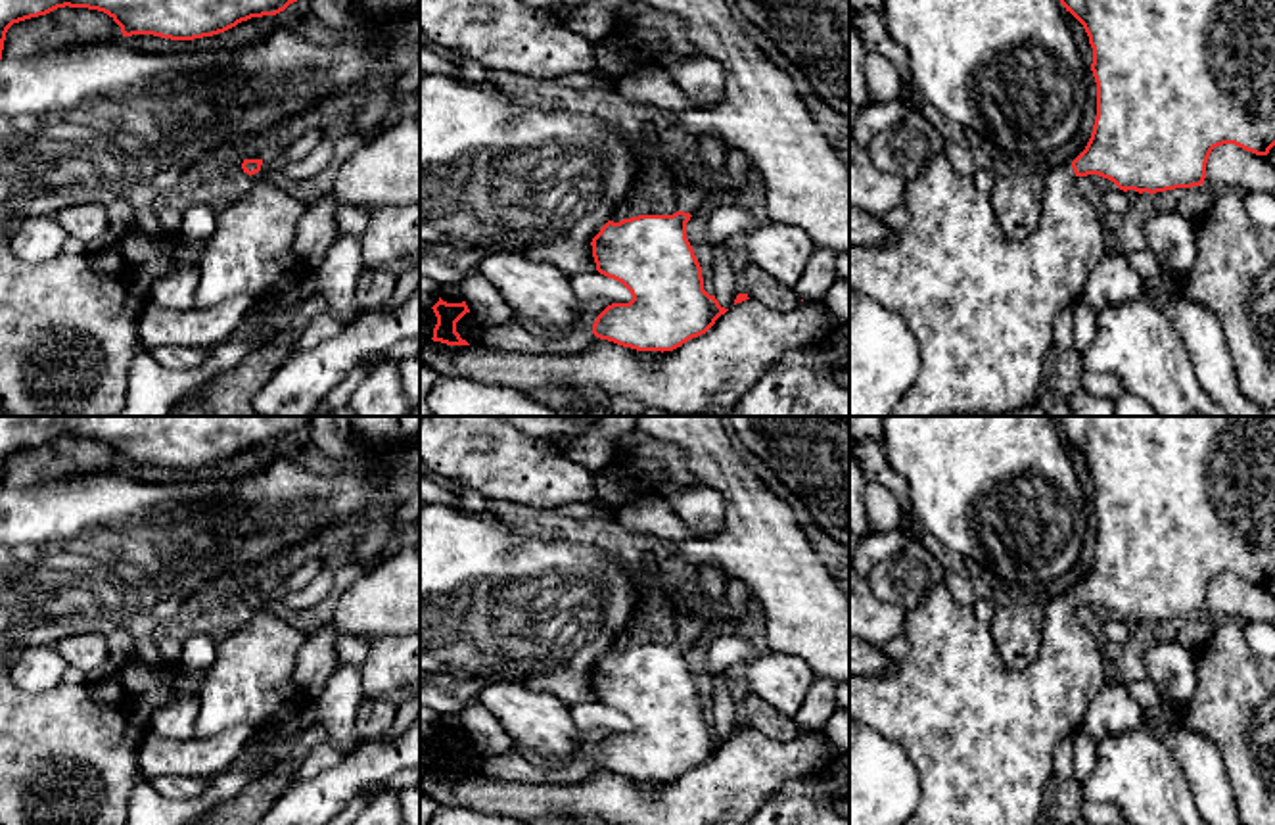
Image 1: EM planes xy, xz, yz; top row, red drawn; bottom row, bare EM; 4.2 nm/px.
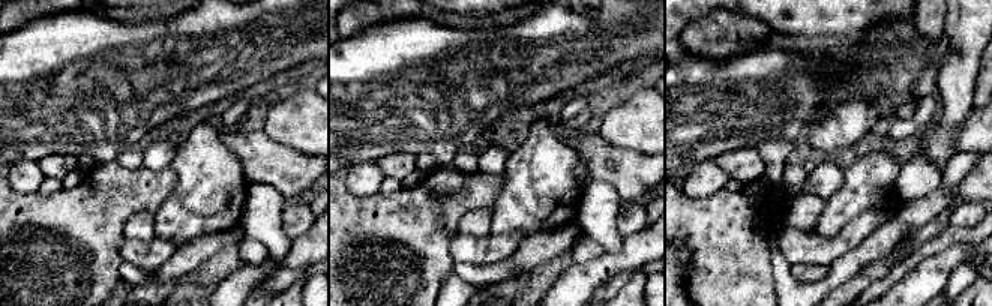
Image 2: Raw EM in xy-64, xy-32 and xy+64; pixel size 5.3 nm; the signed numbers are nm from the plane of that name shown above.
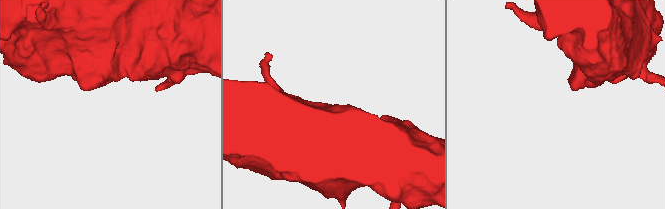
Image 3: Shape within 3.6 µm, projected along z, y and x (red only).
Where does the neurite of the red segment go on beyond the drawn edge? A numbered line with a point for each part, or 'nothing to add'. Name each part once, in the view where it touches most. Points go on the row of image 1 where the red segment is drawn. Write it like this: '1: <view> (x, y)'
1: xy (250, 254)

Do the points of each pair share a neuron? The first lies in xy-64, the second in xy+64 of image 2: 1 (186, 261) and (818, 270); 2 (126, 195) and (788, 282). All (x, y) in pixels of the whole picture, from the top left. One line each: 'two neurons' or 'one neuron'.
1: one neuron
2: two neurons

